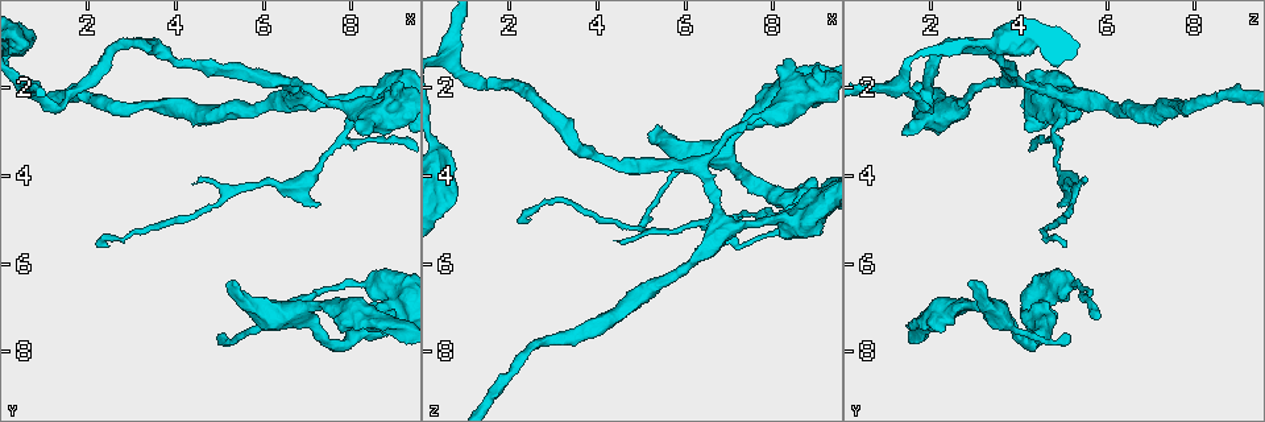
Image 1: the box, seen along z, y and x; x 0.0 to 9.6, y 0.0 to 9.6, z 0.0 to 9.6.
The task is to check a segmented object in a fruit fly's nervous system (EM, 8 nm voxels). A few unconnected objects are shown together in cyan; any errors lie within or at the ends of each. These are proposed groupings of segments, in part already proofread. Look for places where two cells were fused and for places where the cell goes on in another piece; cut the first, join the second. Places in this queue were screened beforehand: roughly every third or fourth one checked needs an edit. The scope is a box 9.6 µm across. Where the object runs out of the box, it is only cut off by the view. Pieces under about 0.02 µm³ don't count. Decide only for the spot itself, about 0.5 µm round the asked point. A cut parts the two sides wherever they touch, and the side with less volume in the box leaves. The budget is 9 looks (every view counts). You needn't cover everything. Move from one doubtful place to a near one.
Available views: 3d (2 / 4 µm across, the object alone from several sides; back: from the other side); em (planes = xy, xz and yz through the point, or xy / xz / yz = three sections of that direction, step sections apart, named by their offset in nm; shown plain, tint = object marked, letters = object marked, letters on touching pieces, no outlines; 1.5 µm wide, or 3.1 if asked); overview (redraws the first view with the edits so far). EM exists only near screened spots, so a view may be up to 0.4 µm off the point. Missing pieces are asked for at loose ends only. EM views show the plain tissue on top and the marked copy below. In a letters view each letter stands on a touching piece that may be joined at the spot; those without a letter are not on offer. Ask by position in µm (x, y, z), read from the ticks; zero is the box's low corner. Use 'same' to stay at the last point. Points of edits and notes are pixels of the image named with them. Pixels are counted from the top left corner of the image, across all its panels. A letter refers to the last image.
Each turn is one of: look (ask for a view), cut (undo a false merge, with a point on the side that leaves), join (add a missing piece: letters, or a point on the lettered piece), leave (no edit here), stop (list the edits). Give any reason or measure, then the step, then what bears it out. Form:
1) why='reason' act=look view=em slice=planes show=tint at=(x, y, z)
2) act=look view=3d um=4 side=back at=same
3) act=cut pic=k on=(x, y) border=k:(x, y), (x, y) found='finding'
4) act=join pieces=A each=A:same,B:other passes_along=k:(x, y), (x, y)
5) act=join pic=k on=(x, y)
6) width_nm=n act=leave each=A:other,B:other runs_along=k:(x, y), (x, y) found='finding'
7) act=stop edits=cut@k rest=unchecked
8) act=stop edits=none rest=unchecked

why='stops while still wide' act=look view=em slice=xy step=8 show=tint at=(9.15, 1.95, 1.65)

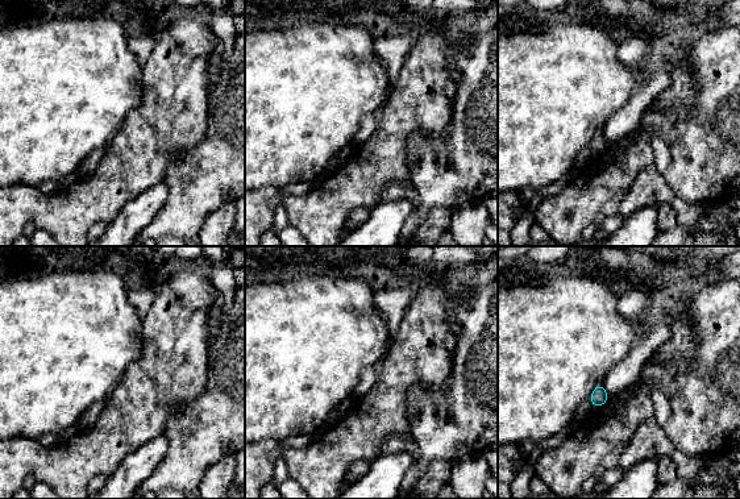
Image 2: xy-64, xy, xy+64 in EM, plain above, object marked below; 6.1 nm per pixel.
act=look view=em slice=xy step=8 show=letters at=same

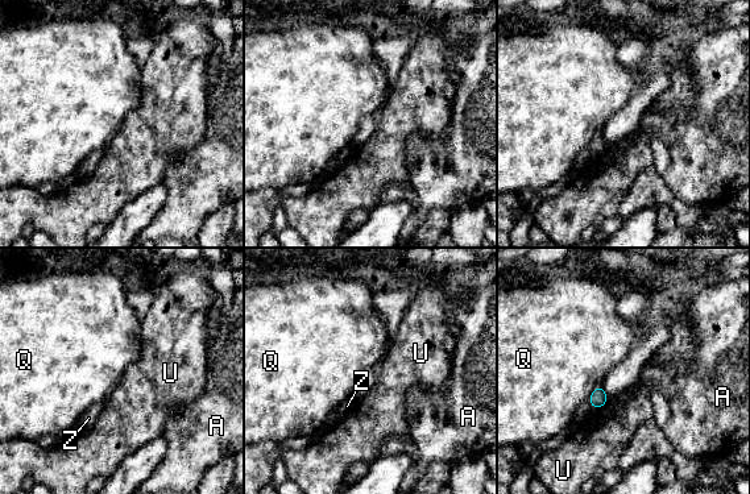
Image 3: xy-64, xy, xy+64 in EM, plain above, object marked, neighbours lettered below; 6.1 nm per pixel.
act=leave each=A:other,Q:other,U:other,Z:other border=3:(601, 384), (596, 386), (587, 401) found='no lettered piece goes on from it'

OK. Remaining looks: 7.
why='branch stops here' act=look view=3d um=2 at=(5.40, 6.50, 2.80)

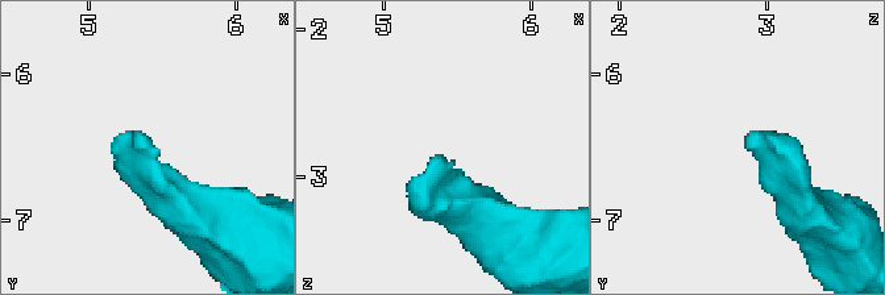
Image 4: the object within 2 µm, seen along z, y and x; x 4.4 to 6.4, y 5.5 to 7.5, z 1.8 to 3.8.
act=look view=em slice=xy step=4 show=tint at=(5.34, 6.46, 2.86)

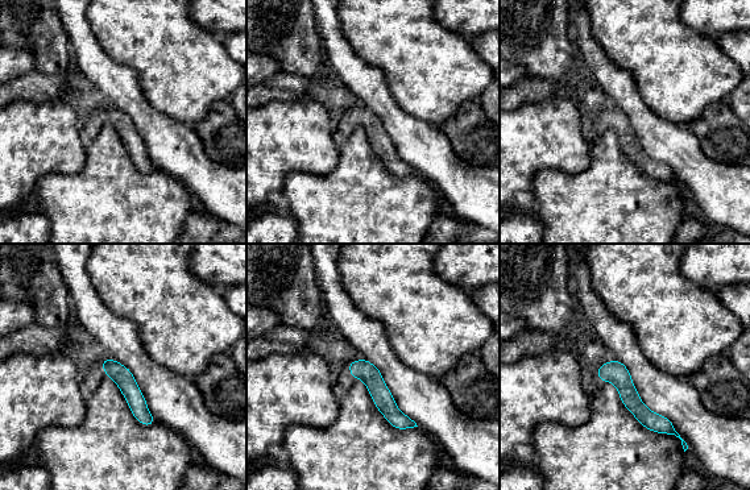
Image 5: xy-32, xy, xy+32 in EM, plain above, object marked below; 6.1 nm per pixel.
why='another direction' act=look view=em slice=planes show=letters at=same

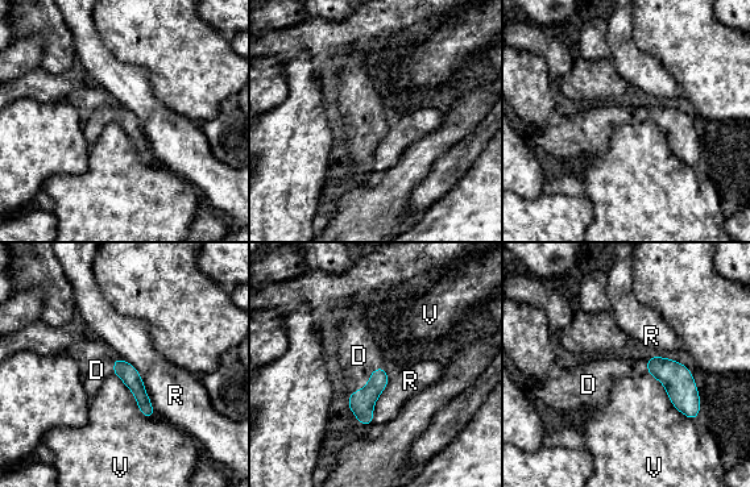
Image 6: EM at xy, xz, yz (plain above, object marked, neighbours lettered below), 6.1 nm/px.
act=join pic=6 on=(359, 356) each=D:same,R:other,V:other passes_along=6:(361, 402), (368, 382), (359, 356) found='it goes on there'

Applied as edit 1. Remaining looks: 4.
why='redraw' act=look view=overview

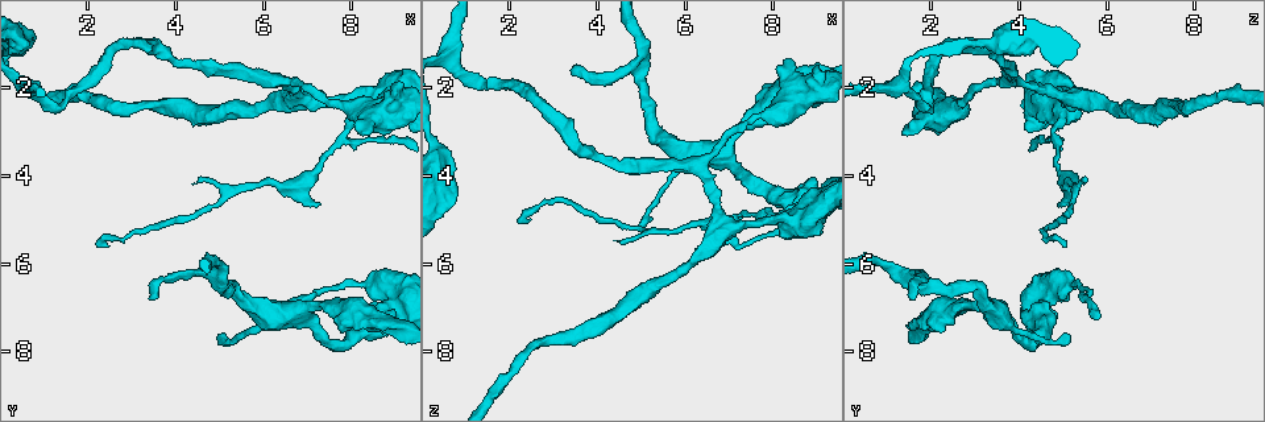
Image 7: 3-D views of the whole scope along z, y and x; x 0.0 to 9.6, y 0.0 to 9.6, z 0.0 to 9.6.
act=look view=3d um=4 at=(3.55, 6.85, 1.45)

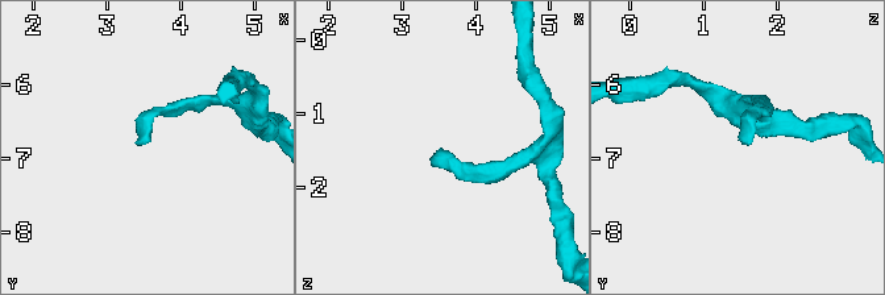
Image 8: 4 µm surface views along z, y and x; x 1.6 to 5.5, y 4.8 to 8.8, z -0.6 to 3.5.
why='need the tissue' act=look view=em slice=xy step=8 show=tint at=(3.45, 6.80, 1.50)

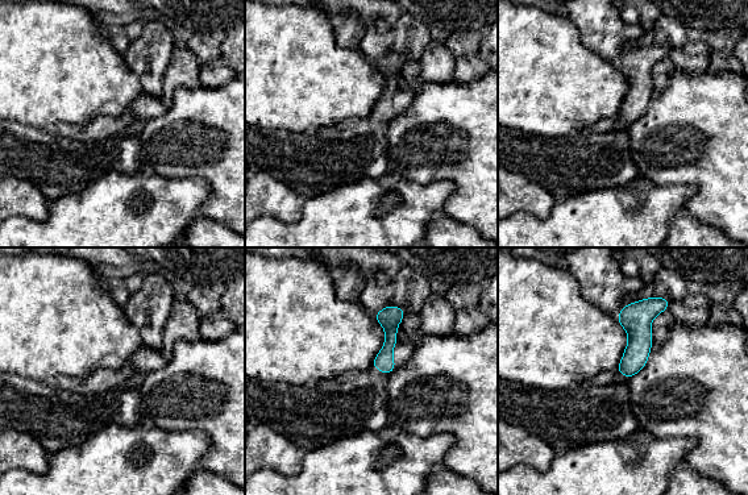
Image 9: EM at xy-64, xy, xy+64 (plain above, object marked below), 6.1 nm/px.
why='cut it another way' act=look view=em slice=planes show=letters at=same

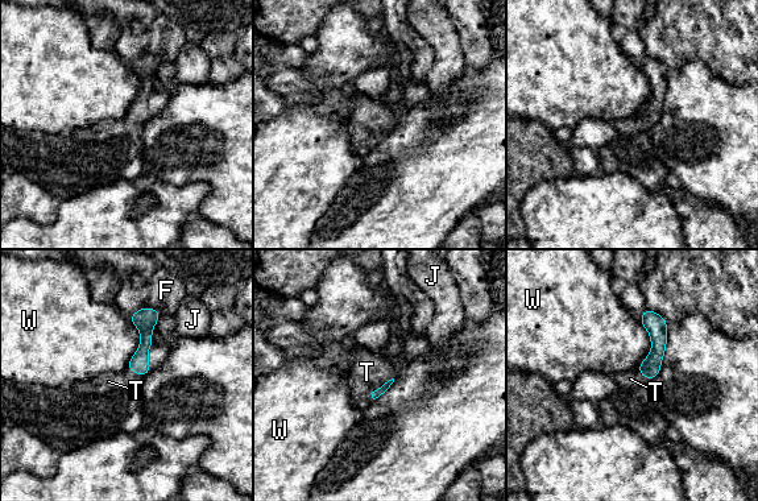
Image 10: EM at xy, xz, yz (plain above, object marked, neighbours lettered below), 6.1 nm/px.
act=join pic=10 on=(367, 372) each=F:other,J:other,T:same,W:other passes_along=10:(375, 394), (382, 385), (367, 372) found='the cell continues'

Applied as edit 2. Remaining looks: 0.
act=stop edits=join@6,join@10 rest=unchecked

